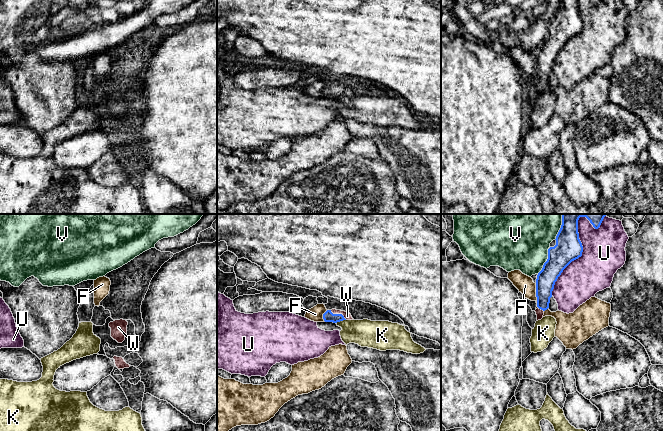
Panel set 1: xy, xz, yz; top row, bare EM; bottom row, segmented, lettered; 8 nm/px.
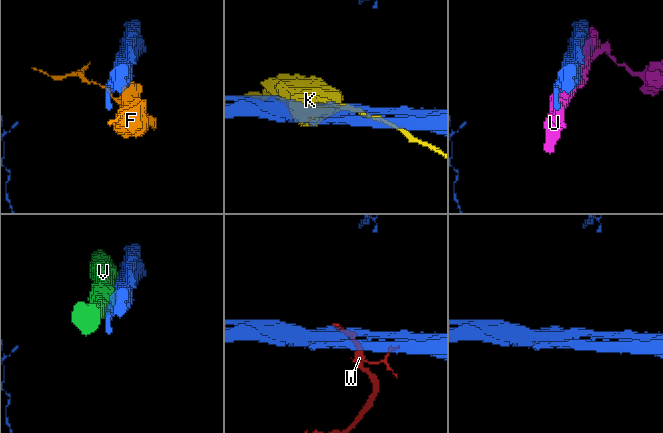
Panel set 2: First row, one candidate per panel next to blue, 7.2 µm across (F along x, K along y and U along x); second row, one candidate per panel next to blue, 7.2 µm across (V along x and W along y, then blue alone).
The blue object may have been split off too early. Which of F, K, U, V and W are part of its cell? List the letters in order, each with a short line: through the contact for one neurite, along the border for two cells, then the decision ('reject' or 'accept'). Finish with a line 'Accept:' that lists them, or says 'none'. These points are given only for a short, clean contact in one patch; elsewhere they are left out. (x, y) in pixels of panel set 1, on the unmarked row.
F: reject
K: reject
U: reject
V: reject
W: line xz (328, 92), (338, 90), (347, 92); accept
Accept: W

